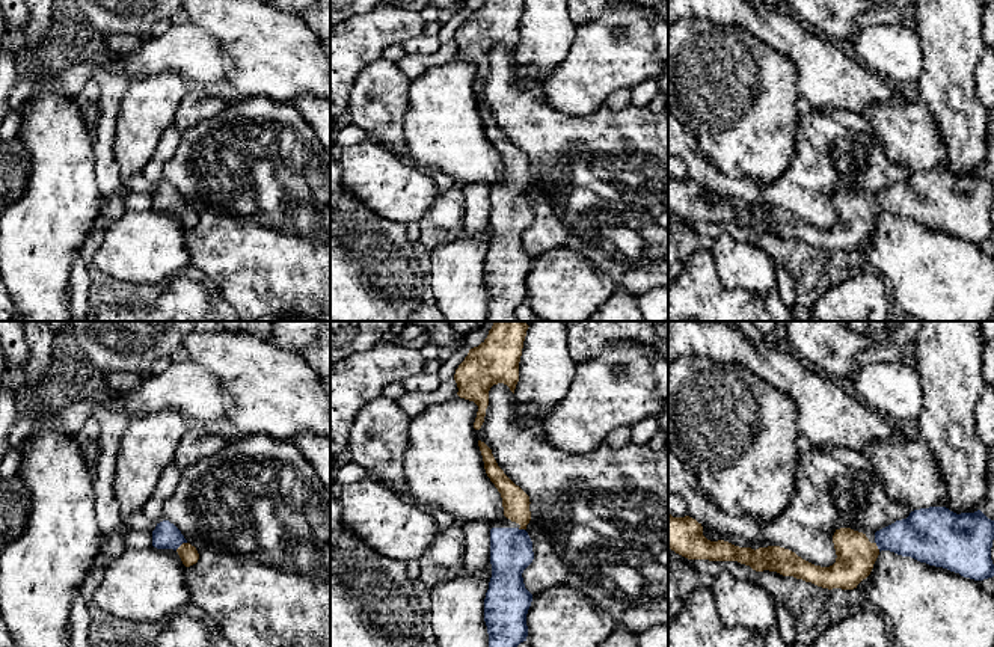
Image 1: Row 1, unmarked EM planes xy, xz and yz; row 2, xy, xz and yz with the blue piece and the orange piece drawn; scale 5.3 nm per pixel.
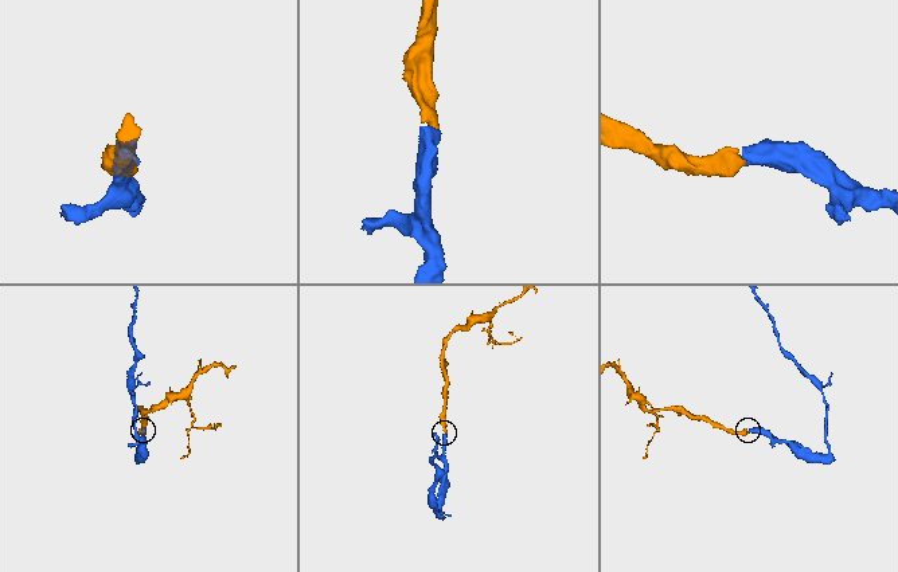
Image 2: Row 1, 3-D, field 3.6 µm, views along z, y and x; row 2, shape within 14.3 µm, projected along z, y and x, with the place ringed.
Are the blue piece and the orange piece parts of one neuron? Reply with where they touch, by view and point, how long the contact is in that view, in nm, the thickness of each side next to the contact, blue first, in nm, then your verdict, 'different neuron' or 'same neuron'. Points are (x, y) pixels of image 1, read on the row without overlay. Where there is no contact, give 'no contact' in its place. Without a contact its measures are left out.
xy (180, 207) | 80 nm | 140/100 nm | same neuron

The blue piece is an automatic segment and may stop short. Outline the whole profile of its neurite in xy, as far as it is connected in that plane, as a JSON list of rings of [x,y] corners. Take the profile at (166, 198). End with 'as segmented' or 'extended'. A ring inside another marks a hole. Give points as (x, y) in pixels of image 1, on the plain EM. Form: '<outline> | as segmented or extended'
[[[169,182],[157,186],[155,192],[152,193],[152,208],[157,211],[176,213],[186,229],[196,226],[199,222],[196,210],[192,208],[184,201],[181,193]]] | extended

